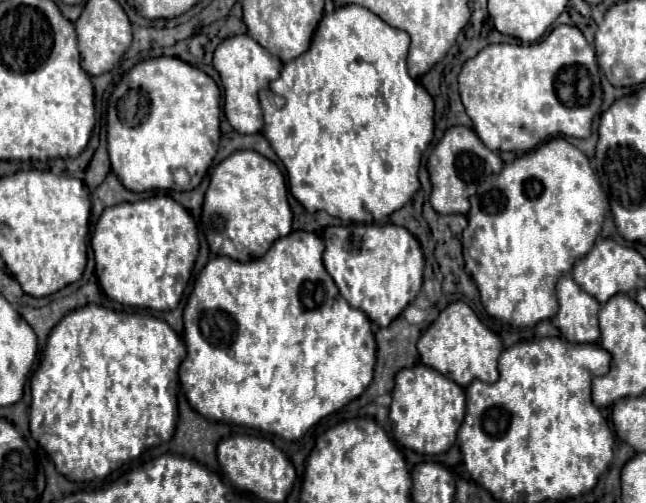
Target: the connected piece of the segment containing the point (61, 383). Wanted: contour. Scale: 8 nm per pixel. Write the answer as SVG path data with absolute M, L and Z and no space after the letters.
M85 305L71 313L67 313L49 333L45 355L41 359L39 369L31 377L31 415L29 415L29 427L31 437L49 453L49 457L55 463L55 469L65 475L71 481L93 481L103 479L115 469L119 469L123 463L139 457L145 449L157 445L157 441L169 441L175 432L175 419L177 419L177 389L179 389L179 363L185 359L185 343L179 339L179 335L161 319L155 319L151 315L139 315L139 313L115 313L111 309L99 307L99 305Z

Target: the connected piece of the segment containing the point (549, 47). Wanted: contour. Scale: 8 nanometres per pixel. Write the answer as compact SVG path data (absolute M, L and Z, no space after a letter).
M559 25L541 43L527 43L527 45L525 43L521 43L521 45L499 43L499 45L489 45L483 51L479 51L479 55L469 59L463 65L461 73L459 73L459 95L461 95L461 103L463 103L465 111L467 111L467 115L473 121L473 131L479 135L479 139L483 139L485 147L491 147L491 151L529 151L529 149L533 149L531 145L537 145L539 141L545 141L545 139L549 139L549 137L553 137L557 133L559 133L559 137L579 137L579 139L585 139L585 137L591 135L593 117L601 107L599 65L597 65L597 59L595 59L595 51L585 41L583 33L575 25Z

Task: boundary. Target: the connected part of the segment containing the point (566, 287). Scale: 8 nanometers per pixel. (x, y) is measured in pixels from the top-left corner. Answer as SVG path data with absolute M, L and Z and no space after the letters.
M563 275L557 281L559 313L555 315L555 327L569 343L595 343L599 341L597 313L601 305L595 297L587 295L571 275Z

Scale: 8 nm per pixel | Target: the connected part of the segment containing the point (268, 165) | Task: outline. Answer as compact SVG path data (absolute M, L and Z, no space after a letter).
M235 151L213 169L201 215L201 229L211 253L235 261L259 259L275 239L291 233L291 225L293 213L287 201L285 179L273 161L257 151Z

